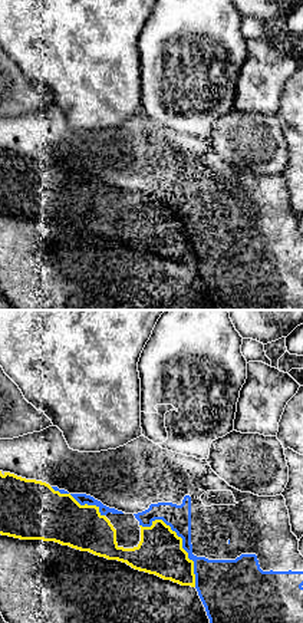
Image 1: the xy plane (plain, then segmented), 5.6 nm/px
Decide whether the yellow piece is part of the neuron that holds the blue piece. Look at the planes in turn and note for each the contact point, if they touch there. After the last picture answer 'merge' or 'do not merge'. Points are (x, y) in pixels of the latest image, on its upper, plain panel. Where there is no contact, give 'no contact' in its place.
meets blue at (183, 220)

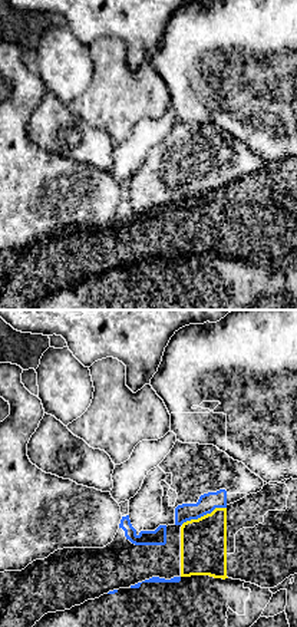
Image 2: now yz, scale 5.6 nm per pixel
meets blue at (203, 194)

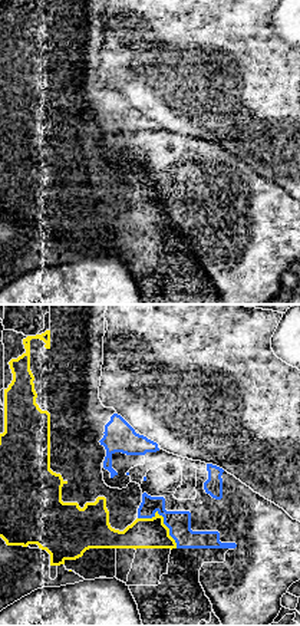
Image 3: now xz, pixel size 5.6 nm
meets blue at (164, 198)

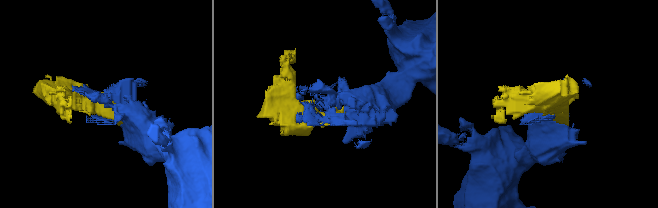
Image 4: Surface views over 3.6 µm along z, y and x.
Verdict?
do not merge

